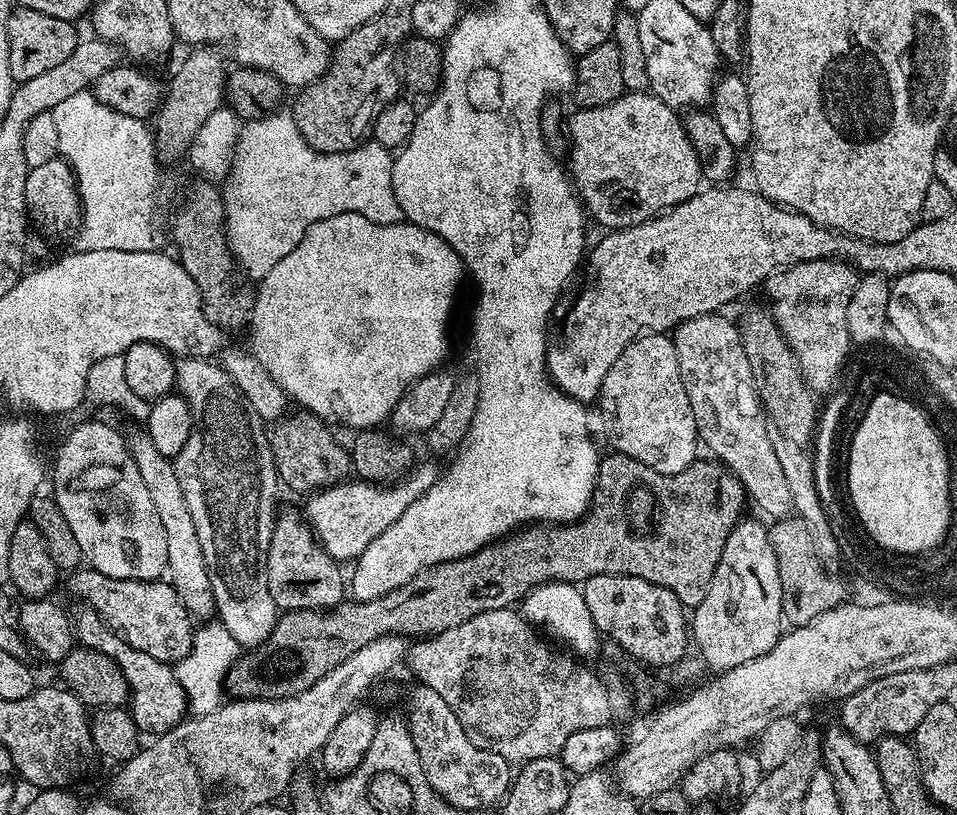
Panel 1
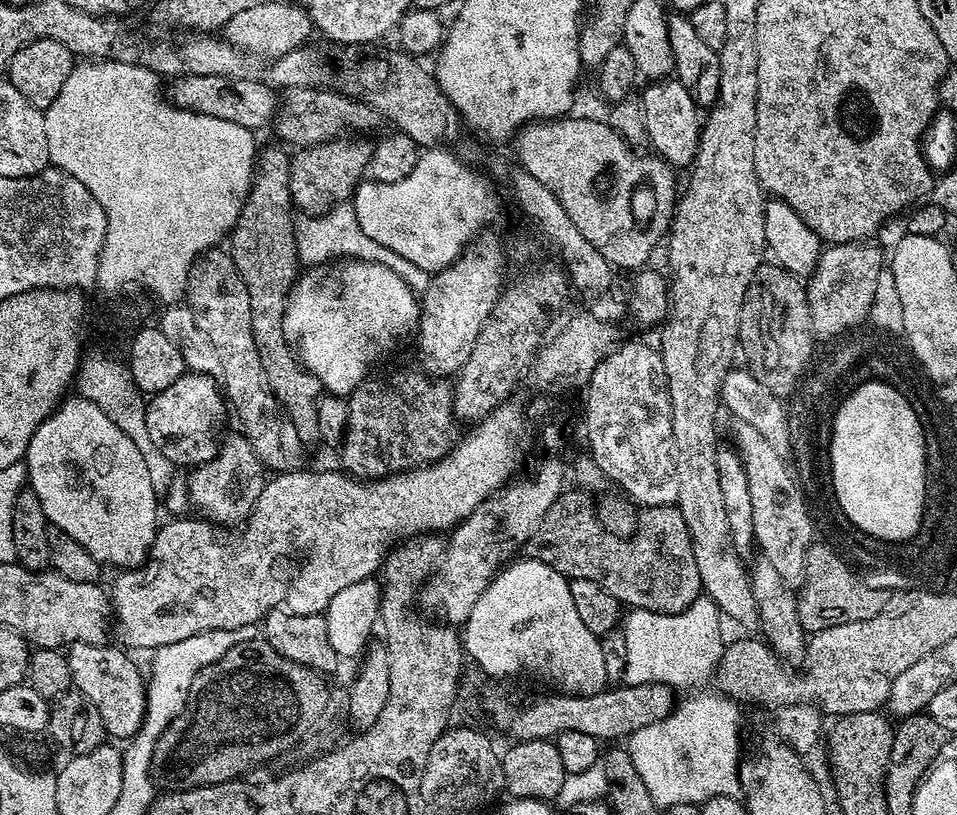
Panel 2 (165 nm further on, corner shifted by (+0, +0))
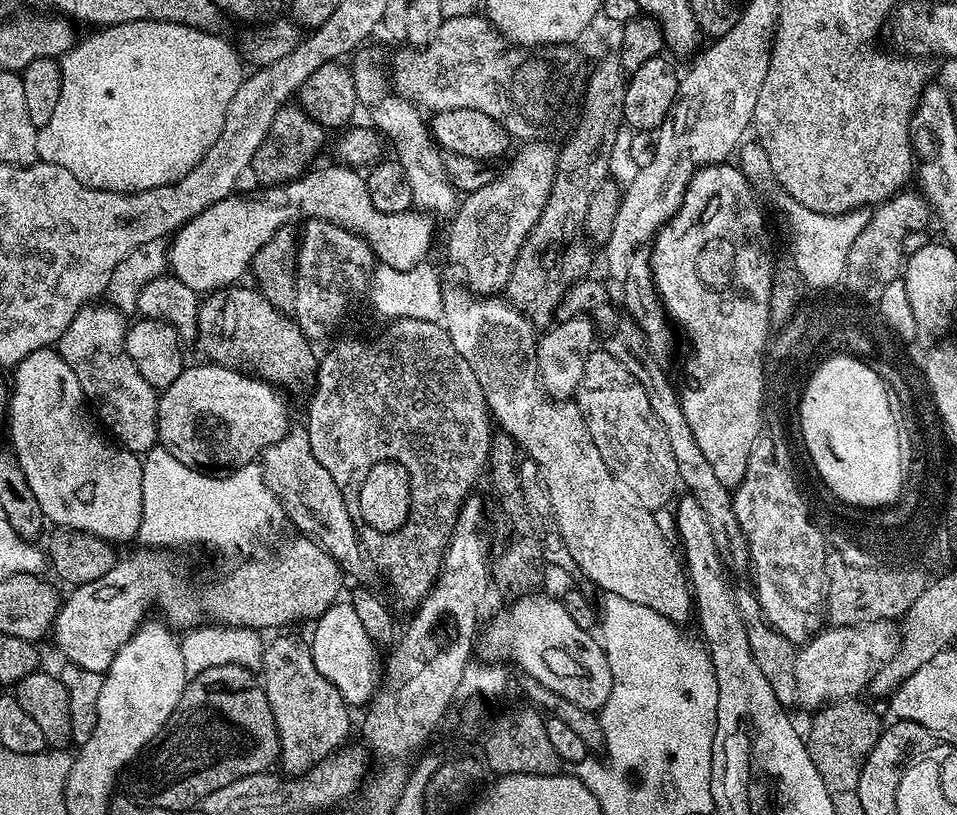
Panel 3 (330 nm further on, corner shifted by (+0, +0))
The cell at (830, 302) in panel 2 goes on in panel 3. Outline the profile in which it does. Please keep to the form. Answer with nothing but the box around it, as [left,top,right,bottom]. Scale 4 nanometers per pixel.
[846,190,930,296]

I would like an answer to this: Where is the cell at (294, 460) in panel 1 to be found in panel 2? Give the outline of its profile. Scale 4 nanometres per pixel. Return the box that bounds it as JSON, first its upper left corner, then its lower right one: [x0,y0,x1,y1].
[230,147,322,442]

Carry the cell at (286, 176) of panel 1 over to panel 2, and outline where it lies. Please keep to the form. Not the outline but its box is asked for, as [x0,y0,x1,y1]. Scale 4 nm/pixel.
[294,202,429,290]

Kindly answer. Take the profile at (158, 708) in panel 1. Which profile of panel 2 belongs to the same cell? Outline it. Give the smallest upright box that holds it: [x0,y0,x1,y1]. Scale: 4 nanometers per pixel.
[66,642,148,742]

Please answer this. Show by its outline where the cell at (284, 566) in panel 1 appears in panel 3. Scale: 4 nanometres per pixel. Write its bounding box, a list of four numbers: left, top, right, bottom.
[262,636,352,774]

